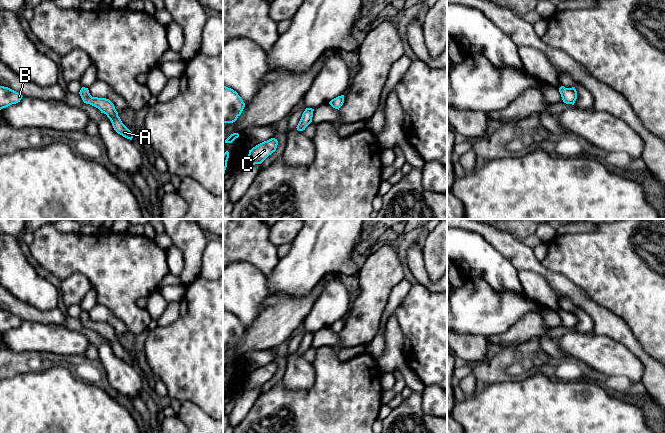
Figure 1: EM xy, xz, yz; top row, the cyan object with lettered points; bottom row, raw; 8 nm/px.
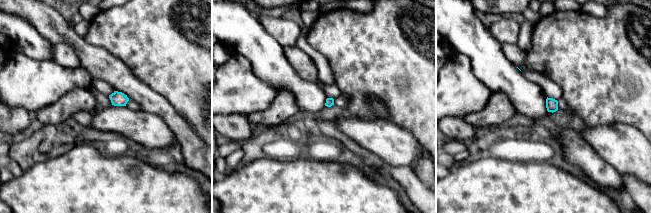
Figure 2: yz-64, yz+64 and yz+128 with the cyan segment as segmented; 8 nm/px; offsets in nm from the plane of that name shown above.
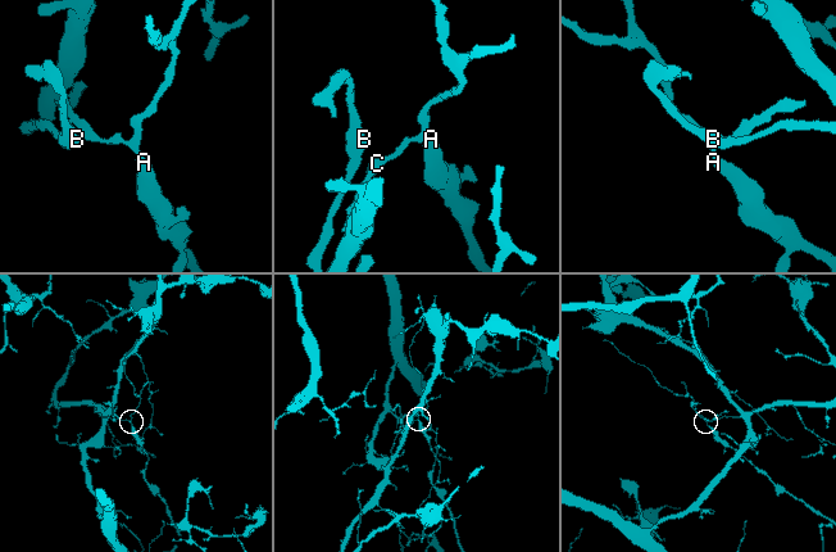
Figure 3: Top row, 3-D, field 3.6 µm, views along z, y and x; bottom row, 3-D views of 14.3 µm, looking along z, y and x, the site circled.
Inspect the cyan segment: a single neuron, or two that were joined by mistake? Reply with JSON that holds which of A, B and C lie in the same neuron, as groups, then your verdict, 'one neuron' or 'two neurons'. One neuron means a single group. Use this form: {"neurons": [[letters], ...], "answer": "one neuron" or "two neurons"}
{"neurons": [["A"], ["B", "C"]], "answer": "two neurons"}

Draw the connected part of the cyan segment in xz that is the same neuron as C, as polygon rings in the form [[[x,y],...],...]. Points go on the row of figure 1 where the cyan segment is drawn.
[[[271,138],[253,147],[249,150],[248,166],[261,164],[269,155],[276,151],[277,145],[277,139]]]

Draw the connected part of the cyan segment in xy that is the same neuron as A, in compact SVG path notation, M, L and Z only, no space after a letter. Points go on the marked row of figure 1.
M84 92L81 98L84 103L90 104L98 108L101 113L106 114L118 134L132 140L133 133L122 123L114 104L109 99L92 97L89 92Z

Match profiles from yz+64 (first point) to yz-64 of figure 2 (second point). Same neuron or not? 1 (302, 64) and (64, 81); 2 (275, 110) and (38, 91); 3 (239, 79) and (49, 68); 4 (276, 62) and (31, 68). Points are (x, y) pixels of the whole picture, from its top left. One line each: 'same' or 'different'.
1: different
2: different
3: same
4: different

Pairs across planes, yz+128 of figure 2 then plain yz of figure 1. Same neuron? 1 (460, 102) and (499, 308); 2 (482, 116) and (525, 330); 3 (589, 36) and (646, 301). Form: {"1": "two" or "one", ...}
{"1": "one", "2": "one", "3": "one"}

